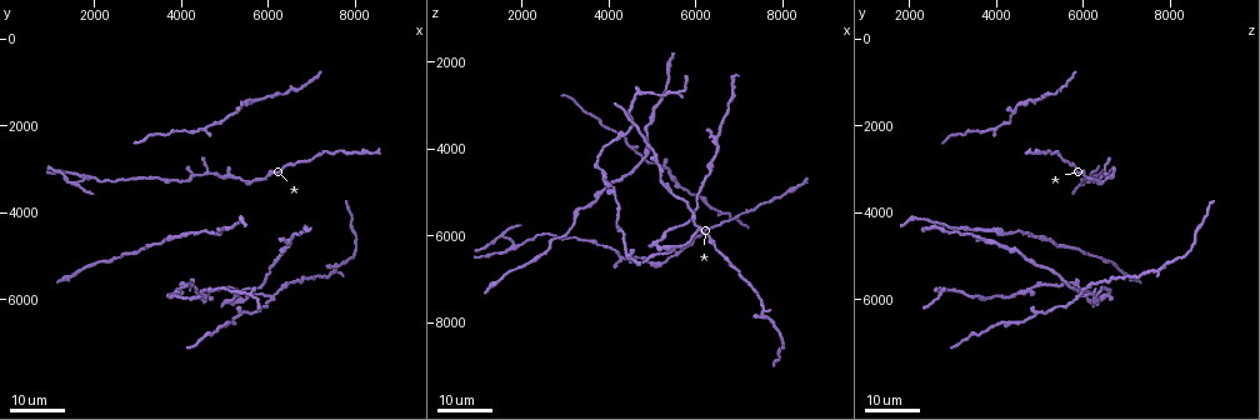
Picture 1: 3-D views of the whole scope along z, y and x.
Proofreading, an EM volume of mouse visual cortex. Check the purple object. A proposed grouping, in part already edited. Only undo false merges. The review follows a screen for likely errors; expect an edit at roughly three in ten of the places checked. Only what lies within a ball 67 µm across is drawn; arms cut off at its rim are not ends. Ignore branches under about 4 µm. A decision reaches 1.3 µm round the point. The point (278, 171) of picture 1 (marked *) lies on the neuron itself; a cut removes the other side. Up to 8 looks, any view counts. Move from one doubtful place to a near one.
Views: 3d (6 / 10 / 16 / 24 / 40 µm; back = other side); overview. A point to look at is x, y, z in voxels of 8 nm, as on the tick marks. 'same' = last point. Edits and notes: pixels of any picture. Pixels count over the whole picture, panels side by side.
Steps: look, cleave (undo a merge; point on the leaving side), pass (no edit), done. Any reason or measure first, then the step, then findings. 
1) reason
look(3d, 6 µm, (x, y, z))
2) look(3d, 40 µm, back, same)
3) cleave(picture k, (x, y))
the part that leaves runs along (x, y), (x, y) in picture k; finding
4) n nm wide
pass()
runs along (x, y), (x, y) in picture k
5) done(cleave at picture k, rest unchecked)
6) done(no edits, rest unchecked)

arms part here
look(3d, 16 µm, (1850, 3250, 6250))

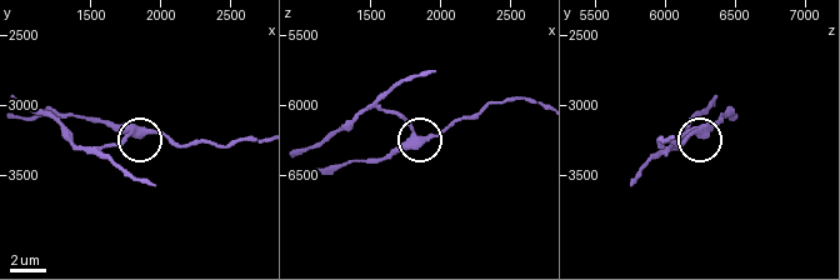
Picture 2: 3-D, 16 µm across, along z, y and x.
look(3d, 10 µm, (1820, 3180, 6220))

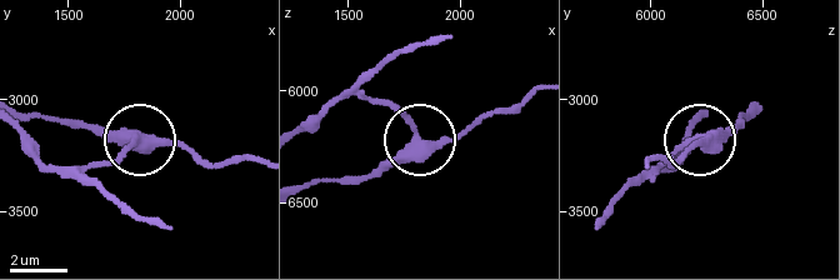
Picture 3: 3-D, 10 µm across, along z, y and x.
390 nm wide
cleave(picture 3, (100, 163))
the part that leaves runs along (131, 144), (99, 165), (55, 165), (26, 144) in picture 3; a second neuron is stuck on

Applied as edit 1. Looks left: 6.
look(overview)

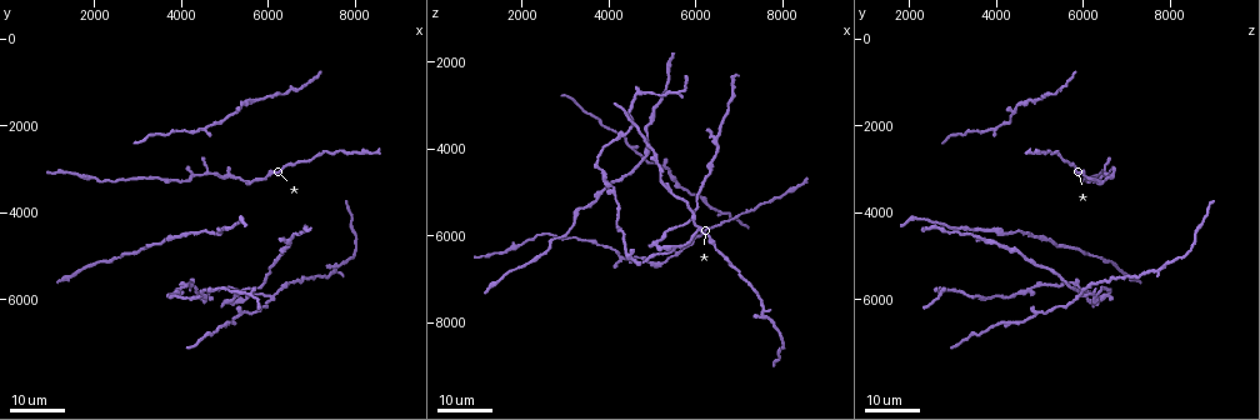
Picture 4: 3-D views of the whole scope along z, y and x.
sudden change in width
look(3d, 16 µm, (5600, 3250, 6500))

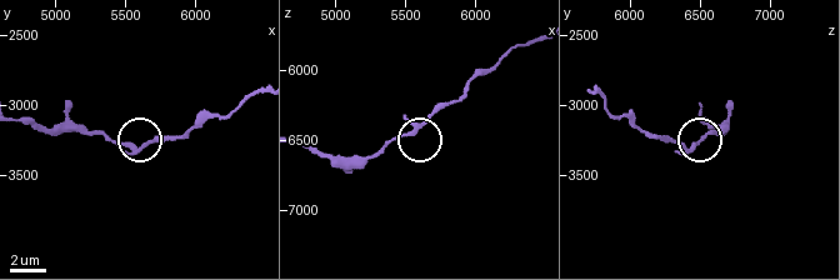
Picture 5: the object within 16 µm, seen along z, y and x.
look(3d, 6 µm, (5560, 3300, 6440))

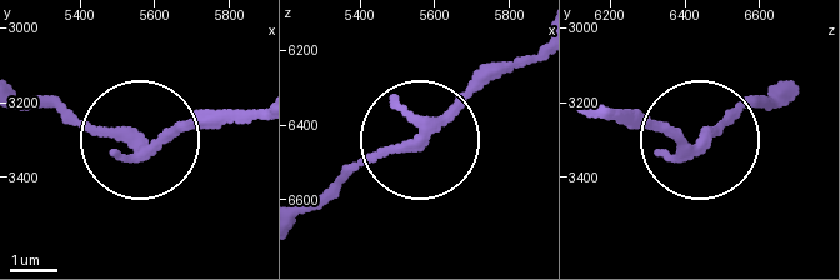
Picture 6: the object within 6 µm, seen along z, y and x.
pass()
runs along (251, 114), (204, 114), (131, 138), (24, 98) in picture 6; one neuron here

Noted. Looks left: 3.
sudden change in width
look(3d, 24 µm, (6650, 5600, 6450))

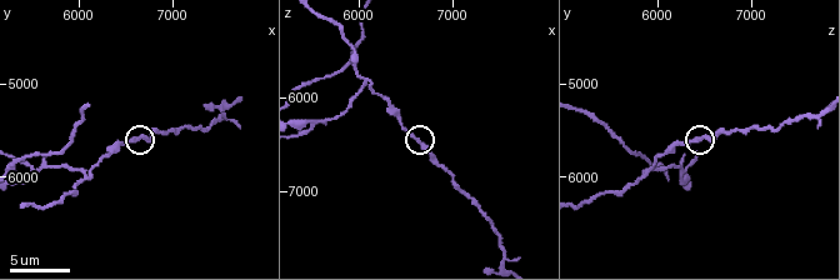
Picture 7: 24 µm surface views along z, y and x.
look(3d, 6 µm, (6650, 5600, 6500))

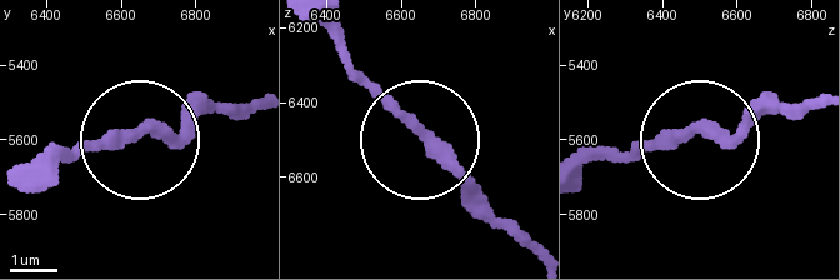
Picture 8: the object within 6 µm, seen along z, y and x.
270 nm wide
pass()
runs along (48, 175), (215, 115), (246, 115) in picture 8; all the same neuron

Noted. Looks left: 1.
done(cleave at picture 3, rest unchecked)

